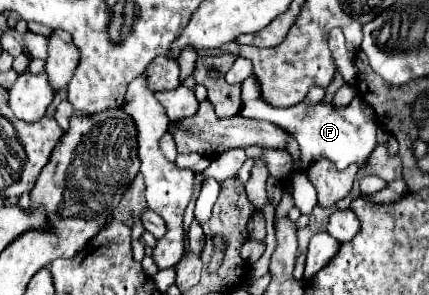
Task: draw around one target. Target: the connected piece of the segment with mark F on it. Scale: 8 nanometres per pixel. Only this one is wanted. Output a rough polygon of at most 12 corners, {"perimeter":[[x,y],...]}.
{"perimeter":[[360,97],[268,107],[240,115],[288,131],[304,167],[330,159],[338,169],[364,167],[376,147],[376,113]]}

